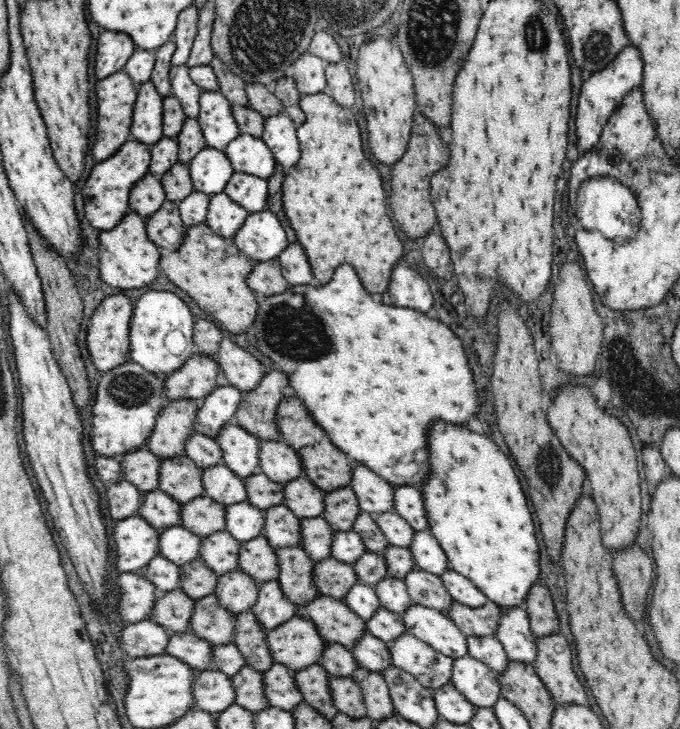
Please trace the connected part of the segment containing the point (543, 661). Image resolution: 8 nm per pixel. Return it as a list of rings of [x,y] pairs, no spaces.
[[[561,633],[536,637],[538,656],[534,668],[552,699],[560,705],[588,704],[588,694],[574,672],[572,648]]]

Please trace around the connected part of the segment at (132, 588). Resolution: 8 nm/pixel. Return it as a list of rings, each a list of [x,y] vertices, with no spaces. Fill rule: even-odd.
[[[124,572],[117,580],[120,594],[118,607],[116,608],[119,617],[130,623],[150,621],[150,612],[154,608],[156,596],[156,585],[142,577],[139,572]]]

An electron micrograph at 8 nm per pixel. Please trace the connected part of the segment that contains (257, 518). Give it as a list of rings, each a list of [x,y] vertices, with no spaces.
[[[246,500],[242,503],[224,506],[226,530],[241,543],[263,535],[264,510]]]

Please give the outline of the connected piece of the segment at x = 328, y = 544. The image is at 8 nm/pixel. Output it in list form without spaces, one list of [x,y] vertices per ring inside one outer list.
[[[324,517],[300,519],[302,549],[314,562],[332,557],[332,538],[334,530]]]

